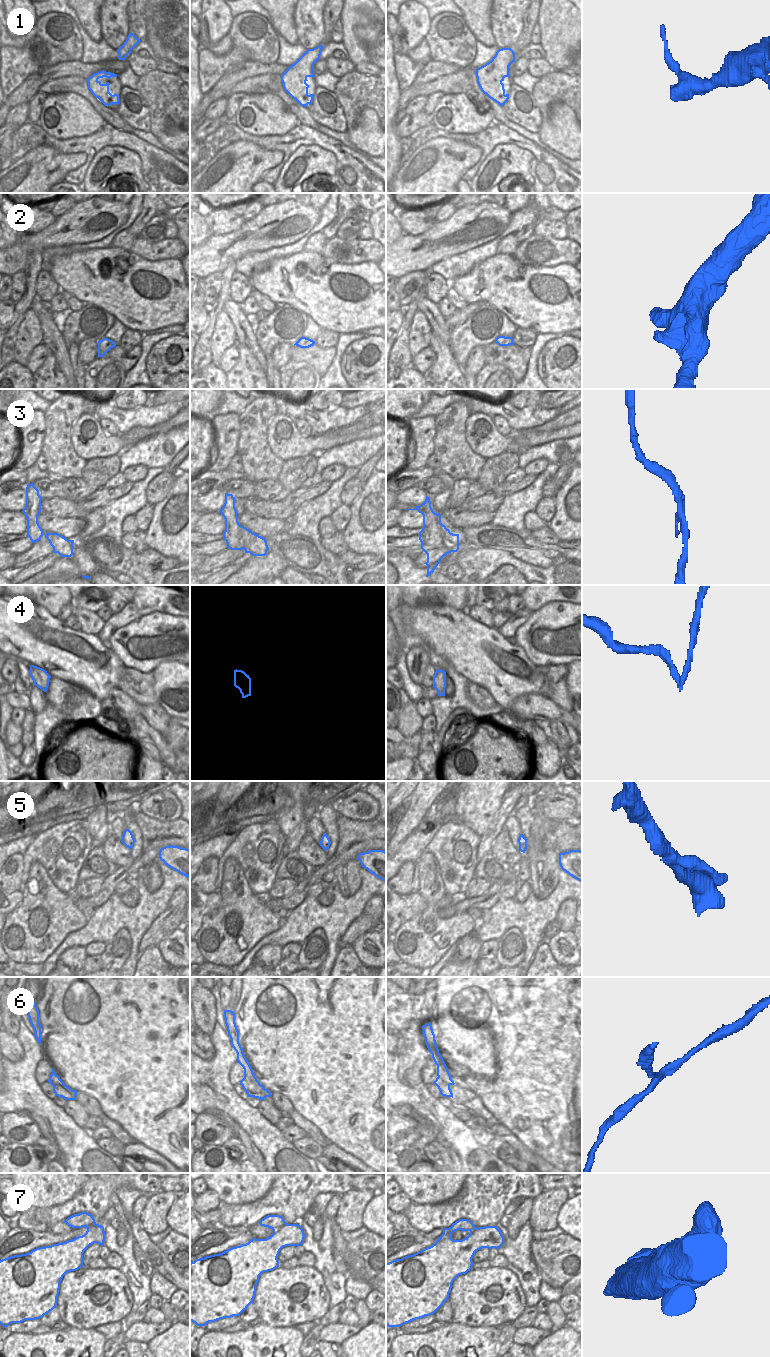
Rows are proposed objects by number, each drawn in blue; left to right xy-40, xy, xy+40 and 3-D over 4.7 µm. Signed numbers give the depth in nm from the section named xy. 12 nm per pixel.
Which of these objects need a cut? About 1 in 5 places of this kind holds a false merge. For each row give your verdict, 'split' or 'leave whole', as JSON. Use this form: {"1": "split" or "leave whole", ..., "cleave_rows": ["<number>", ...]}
{"1": "leave whole", "2": "leave whole", "3": "leave whole", "4": "split", "5": "leave whole", "6": "split", "7": "leave whole", "cleave_rows": ["4", "6"]}

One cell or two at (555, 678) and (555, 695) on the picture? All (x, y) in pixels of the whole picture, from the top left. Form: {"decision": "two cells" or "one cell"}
{"decision": "one cell"}

